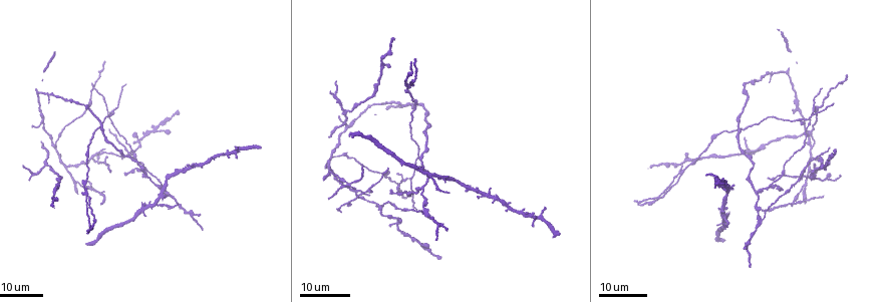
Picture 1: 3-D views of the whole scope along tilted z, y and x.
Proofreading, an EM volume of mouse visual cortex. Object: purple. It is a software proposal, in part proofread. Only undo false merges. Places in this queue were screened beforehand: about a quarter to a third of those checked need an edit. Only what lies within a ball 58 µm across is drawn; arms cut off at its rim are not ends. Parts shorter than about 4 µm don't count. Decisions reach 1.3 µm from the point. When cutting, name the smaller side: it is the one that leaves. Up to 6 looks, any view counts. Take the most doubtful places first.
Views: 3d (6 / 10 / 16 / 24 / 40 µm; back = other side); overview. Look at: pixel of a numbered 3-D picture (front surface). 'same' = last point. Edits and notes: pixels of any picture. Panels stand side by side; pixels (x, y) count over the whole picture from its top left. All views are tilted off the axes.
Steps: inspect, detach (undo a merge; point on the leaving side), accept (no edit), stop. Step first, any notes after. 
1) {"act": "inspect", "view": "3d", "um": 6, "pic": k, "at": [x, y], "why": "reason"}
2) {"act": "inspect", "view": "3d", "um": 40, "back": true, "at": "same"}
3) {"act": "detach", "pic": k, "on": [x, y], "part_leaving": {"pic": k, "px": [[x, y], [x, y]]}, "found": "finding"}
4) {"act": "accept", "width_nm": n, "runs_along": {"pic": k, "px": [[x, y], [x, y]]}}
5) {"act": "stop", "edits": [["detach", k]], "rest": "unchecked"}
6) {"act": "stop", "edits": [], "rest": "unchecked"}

{"act": "inspect", "view": "3d", "um": 16, "pic": 1, "at": [678, 174], "why": "thin arm on a thick one"}

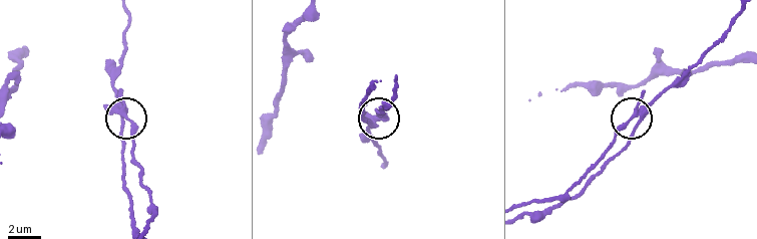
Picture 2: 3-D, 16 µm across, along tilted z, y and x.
{"act": "inspect", "view": "3d", "um": 6, "pic": 2, "at": [125, 115]}

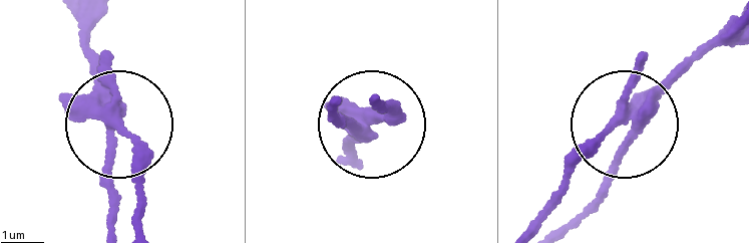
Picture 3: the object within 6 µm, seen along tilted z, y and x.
{"act": "detach", "pic": 3, "on": [106, 167], "side_arm_um": 13, "part_leaving": {"pic": 3, "px": [[99, 99], [89, 25]]}, "found": "two neurons meet here"}

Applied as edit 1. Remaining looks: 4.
{"act": "inspect", "view": "3d", "um": 6, "pic": 2, "at": [295, 53], "why": "arms part here"}

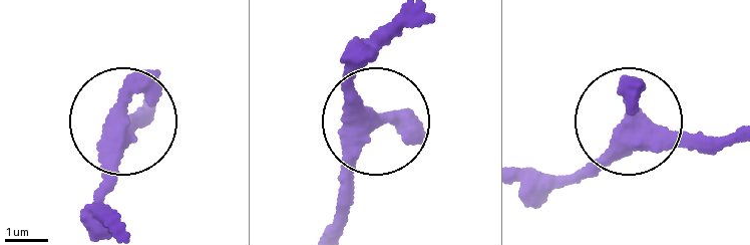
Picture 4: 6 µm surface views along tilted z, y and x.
{"act": "inspect", "view": "3d", "um": 6, "back": true, "pic": 4, "at": [629, 119]}

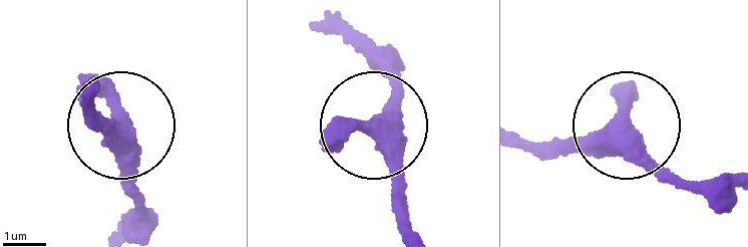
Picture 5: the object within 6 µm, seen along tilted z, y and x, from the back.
{"act": "accept", "runs_along": {"pic": 5, "px": [[520, 137], [617, 130], [683, 187]]}, "found": "continuous, no second neuron"}

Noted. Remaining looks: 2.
{"act": "stop", "edits": [["detach", 3]], "rest": "unchecked"}

